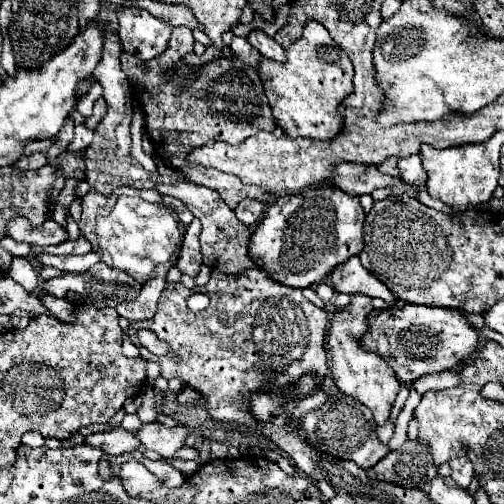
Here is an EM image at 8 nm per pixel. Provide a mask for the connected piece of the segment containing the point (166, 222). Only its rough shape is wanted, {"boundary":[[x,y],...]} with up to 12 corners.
{"boundary":[[82,197],[101,261],[138,283],[166,277],[180,231],[166,205]]}

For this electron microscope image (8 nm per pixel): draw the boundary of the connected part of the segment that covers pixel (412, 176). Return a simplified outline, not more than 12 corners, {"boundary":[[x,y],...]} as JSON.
{"boundary":[[418,155],[398,159],[400,179],[424,185],[424,171]]}

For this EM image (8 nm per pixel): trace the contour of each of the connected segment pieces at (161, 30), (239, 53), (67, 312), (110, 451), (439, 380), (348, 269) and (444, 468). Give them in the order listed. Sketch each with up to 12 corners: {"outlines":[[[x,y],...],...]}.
{"outlines":[[[120,7],[122,49],[142,61],[166,51],[172,27],[144,9]],[[246,37],[230,43],[234,55],[246,65],[258,69],[262,55]],[[52,295],[40,301],[66,323],[76,321],[76,303]],[[120,427],[88,435],[84,443],[106,455],[130,453],[138,447],[134,433]],[[456,371],[420,377],[412,383],[416,393],[458,385]],[[358,257],[334,269],[338,293],[364,293],[394,305],[398,297]],[[460,457],[440,465],[438,475],[468,489],[474,469]]]}

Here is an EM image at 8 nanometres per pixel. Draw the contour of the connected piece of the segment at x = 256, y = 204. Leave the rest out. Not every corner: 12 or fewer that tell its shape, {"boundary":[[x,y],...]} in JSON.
{"boundary":[[244,199],[234,209],[246,227],[254,225],[264,211],[264,203]]}

